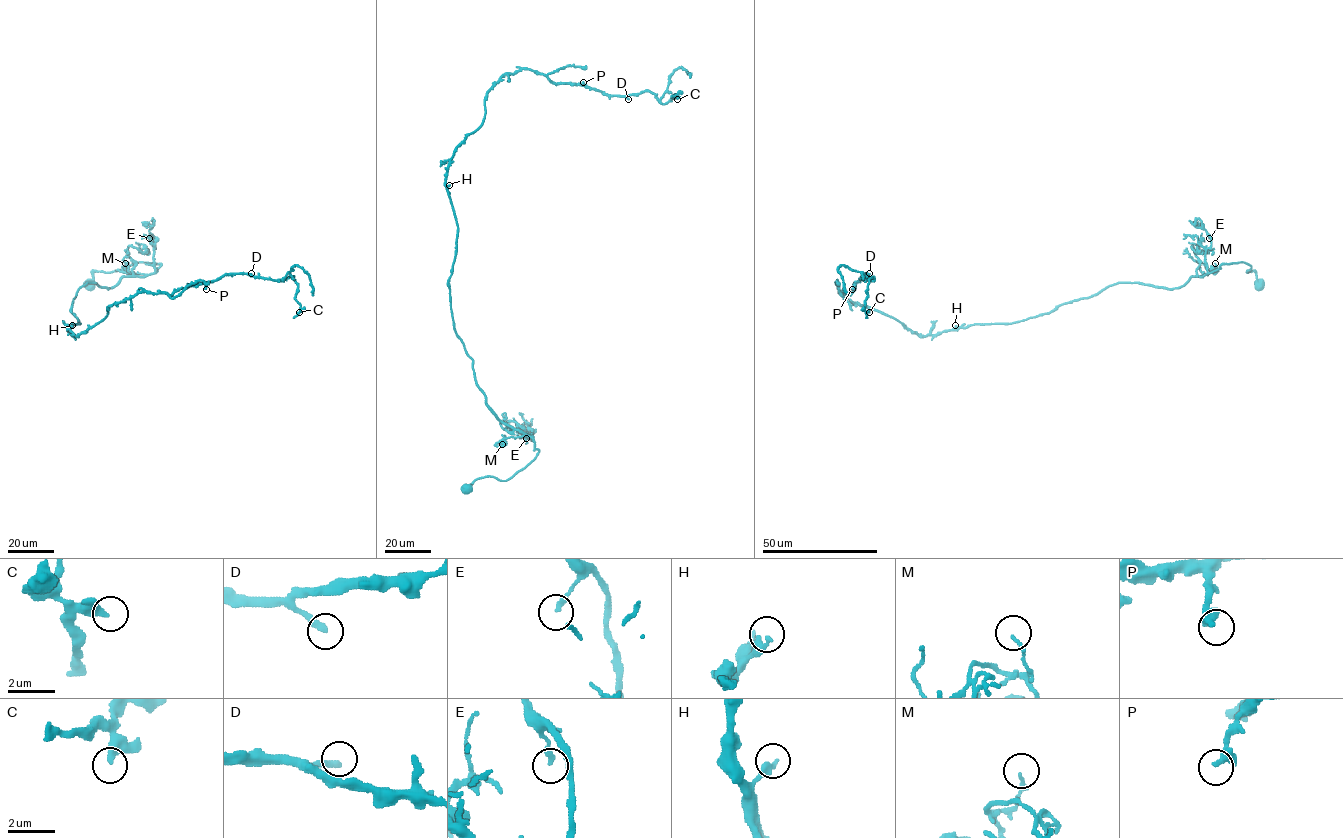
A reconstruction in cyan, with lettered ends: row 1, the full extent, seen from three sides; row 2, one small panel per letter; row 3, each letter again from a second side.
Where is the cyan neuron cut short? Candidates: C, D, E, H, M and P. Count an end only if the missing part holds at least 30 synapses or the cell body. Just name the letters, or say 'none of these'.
D

